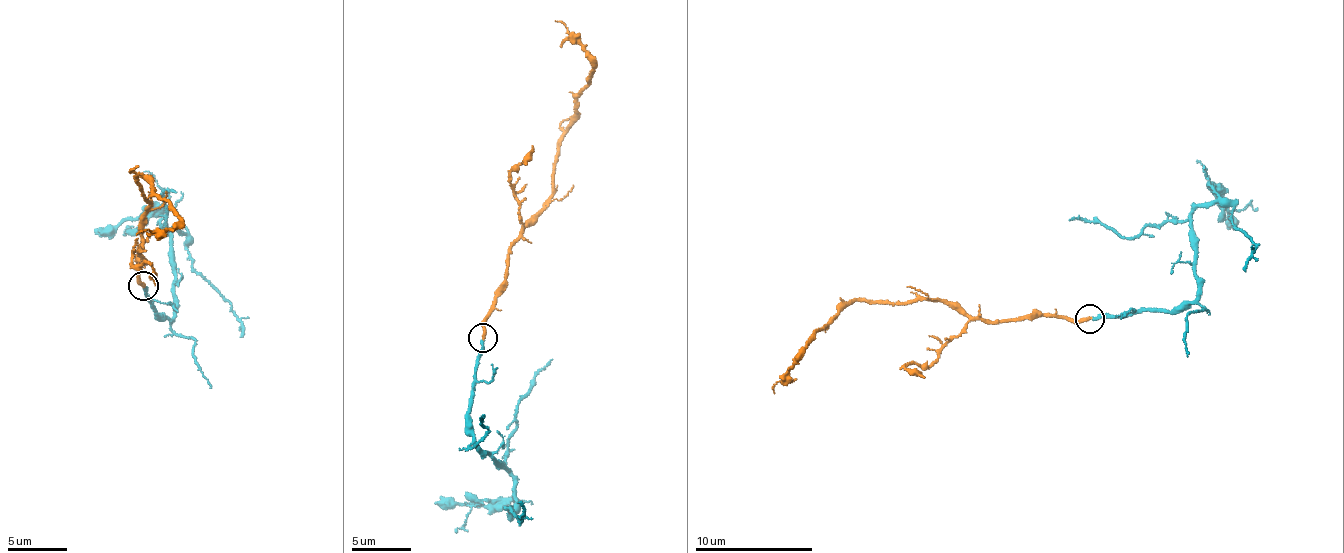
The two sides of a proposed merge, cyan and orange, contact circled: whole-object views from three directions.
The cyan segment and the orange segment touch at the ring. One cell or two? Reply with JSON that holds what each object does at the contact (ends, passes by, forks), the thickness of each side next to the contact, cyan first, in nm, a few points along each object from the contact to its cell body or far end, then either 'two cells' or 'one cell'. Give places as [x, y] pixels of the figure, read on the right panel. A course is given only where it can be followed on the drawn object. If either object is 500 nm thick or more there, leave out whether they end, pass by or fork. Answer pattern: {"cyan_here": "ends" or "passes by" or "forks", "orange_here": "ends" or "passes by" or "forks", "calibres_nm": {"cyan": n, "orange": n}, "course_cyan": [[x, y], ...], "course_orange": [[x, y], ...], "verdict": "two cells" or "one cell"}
{"cyan_here": "ends", "orange_here": "ends", "calibres_nm": {"cyan": 200, "orange": 200}, "course_cyan": [[1090, 317], [1195, 302], [1190, 213], [1223, 200], [1232, 208], [1233, 225], [1255, 247], [1246, 272]], "course_orange": [[1090, 317], [989, 320], [940, 300], [857, 300], [826, 324], [774, 394]], "verdict": "one cell"}

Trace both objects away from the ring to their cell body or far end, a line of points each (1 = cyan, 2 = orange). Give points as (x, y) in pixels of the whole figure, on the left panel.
1: (144, 285), (169, 320), (176, 311), (173, 231), (186, 236), (193, 267), (220, 291), (243, 328), (239, 338)
2: (144, 285), (137, 280), (144, 259), (136, 246), (149, 204), (134, 183), (139, 176), (178, 222), (135, 235)

